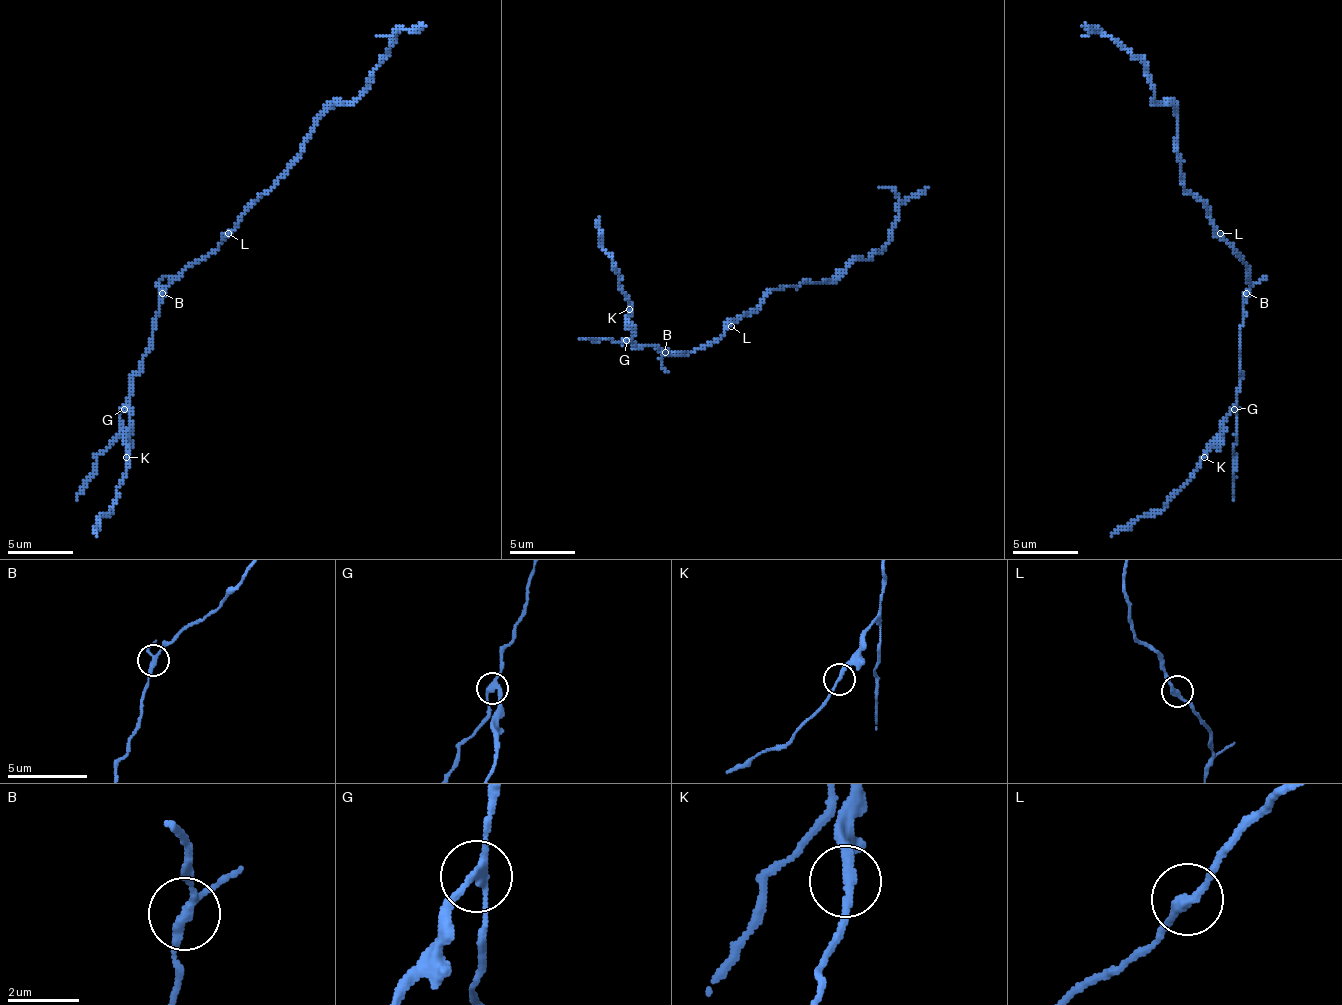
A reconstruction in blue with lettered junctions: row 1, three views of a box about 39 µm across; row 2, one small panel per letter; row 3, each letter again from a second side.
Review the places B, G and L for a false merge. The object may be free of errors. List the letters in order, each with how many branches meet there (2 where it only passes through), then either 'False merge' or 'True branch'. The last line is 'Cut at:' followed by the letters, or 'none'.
B: Branches: 3. True branch
G: Branches: 3. False merge
L: Branches: 2. True branch
Cut at: G

